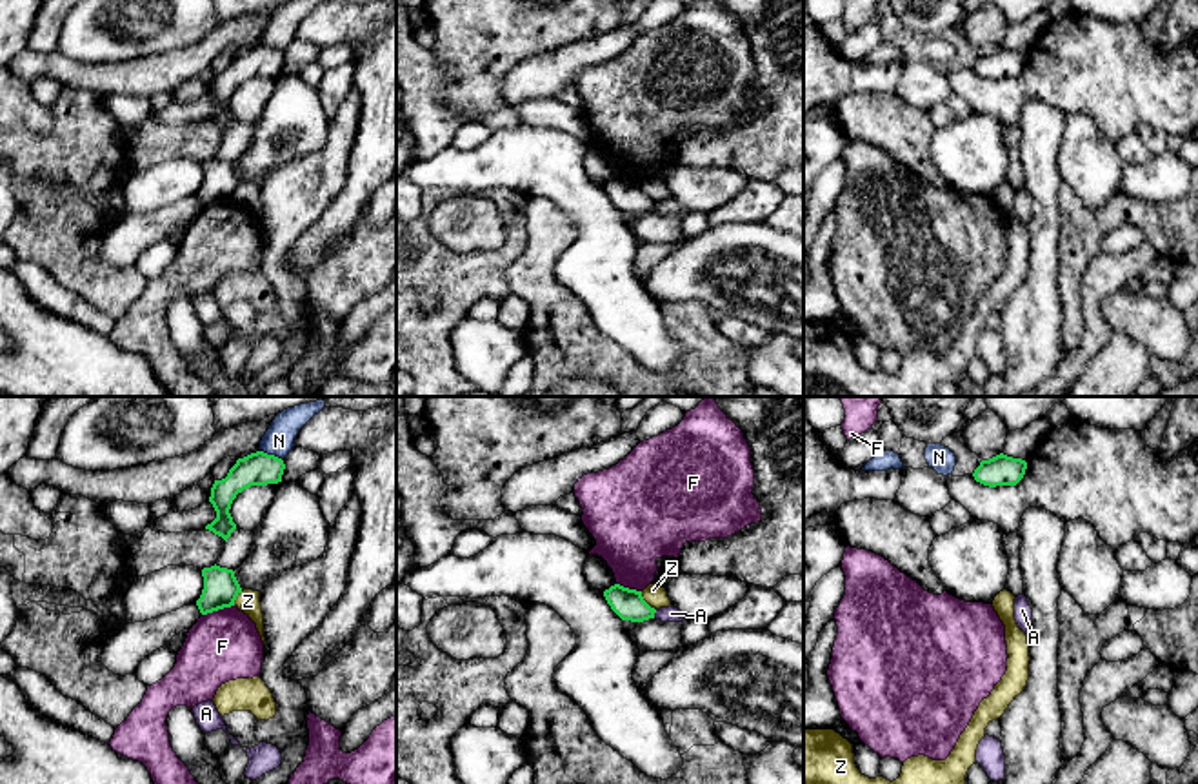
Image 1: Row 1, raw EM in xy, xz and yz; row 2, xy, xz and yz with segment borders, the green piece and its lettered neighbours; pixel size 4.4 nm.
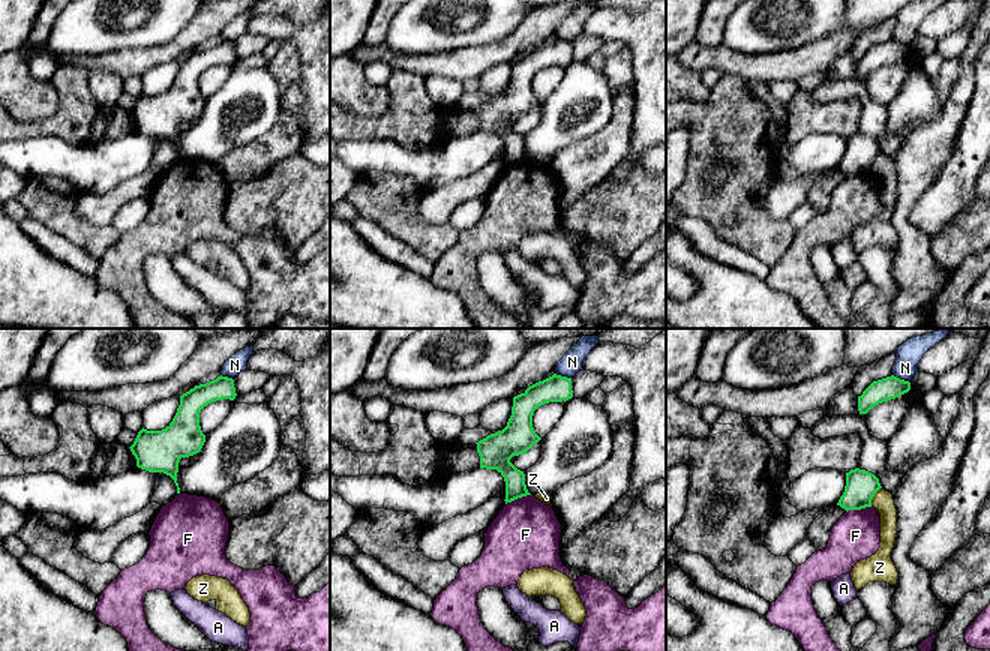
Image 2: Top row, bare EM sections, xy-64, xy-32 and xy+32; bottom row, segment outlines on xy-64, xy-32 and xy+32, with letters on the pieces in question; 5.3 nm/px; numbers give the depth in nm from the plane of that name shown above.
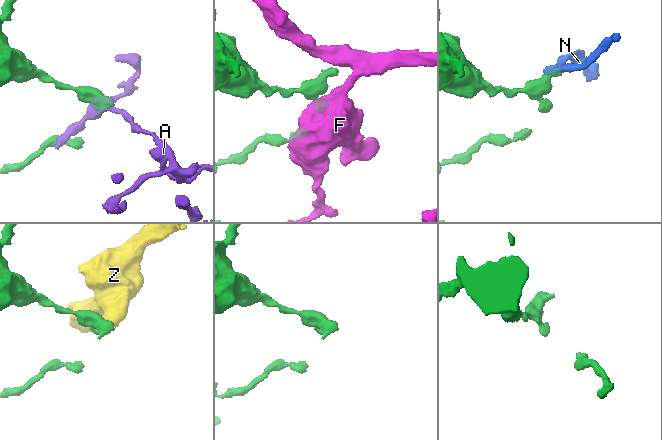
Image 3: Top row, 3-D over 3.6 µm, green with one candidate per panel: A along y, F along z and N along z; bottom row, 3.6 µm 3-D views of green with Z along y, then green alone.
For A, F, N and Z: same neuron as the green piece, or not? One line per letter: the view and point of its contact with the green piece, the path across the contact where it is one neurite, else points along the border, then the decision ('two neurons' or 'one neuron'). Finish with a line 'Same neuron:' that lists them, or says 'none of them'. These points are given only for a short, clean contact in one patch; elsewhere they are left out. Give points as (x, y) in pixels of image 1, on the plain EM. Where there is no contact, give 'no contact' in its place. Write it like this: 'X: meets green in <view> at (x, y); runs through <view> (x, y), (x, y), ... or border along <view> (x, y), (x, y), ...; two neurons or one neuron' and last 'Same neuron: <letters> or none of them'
A: meets green in xz at (655, 204); two neurons
F: meets green in xy at (217, 202); border along xy (233, 197), (202, 208); two neurons
N: meets green in xy at (271, 48); border along xy (260, 42), (282, 53); two neurons
Z: meets green in xz at (644, 193); border along xz (640, 184), (655, 202); two neurons
Same neuron: none of them

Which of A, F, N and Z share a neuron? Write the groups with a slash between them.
A / F / N / Z

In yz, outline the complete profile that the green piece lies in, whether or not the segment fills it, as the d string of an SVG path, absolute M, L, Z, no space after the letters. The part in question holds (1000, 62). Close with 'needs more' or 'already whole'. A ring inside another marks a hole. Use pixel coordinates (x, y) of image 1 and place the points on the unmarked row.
M1000 45L989 53L982 53L973 69L976 75L989 80L1016 78L1023 71L1025 62L1025 53Z; already whole

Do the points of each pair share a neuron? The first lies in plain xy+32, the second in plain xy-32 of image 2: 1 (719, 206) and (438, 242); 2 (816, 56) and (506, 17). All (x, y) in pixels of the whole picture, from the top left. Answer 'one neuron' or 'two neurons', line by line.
1: one neuron
2: two neurons

